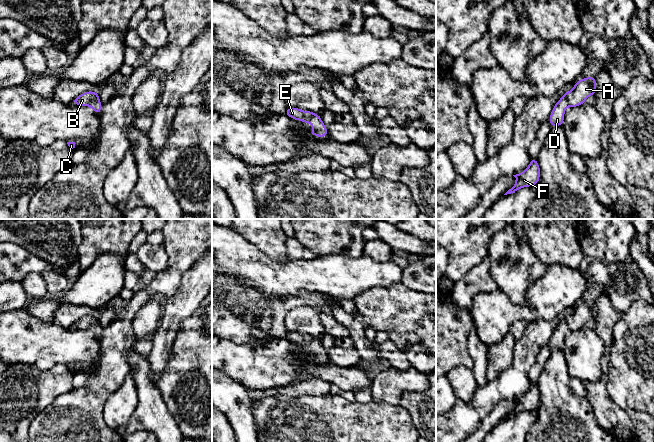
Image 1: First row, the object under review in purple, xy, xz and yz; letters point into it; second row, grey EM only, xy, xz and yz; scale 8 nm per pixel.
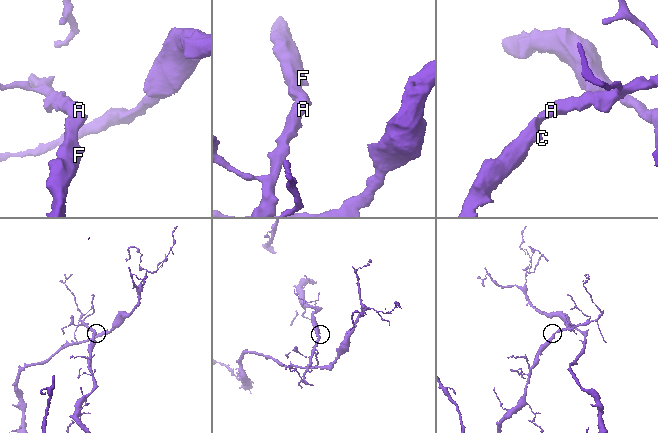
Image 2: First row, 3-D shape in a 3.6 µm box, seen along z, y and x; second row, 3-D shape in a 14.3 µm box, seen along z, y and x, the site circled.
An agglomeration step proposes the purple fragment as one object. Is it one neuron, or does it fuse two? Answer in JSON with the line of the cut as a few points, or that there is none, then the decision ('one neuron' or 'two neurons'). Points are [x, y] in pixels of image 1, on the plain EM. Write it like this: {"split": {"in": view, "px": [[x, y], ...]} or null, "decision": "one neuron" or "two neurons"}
{"split": null, "decision": "one neuron"}

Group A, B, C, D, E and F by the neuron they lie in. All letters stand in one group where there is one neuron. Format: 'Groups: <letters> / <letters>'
Groups: A B C D E F

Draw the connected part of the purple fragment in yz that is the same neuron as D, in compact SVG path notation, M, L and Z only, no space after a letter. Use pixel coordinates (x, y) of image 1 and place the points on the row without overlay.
M594 300L580 303L573 313L565 316L561 323L554 329L549 345L552 352L563 349L566 332L576 331L585 327L585 324L596 317L596 305Z

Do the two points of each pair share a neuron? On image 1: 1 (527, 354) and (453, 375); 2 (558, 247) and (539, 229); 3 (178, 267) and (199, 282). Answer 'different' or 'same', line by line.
1: different
2: same
3: different

